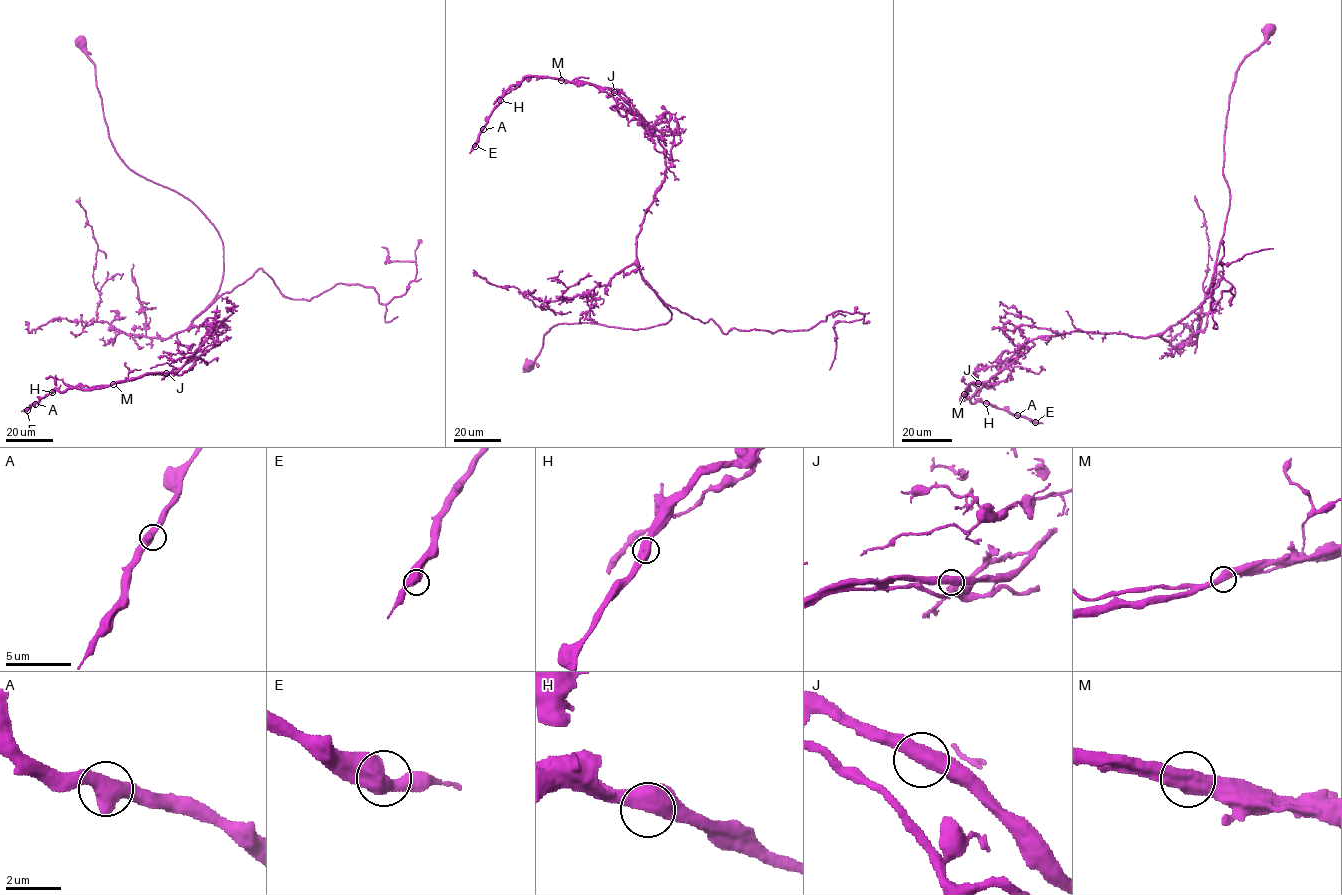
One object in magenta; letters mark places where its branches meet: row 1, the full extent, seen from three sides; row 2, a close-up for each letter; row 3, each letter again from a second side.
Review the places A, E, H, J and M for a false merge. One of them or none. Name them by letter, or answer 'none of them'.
M

